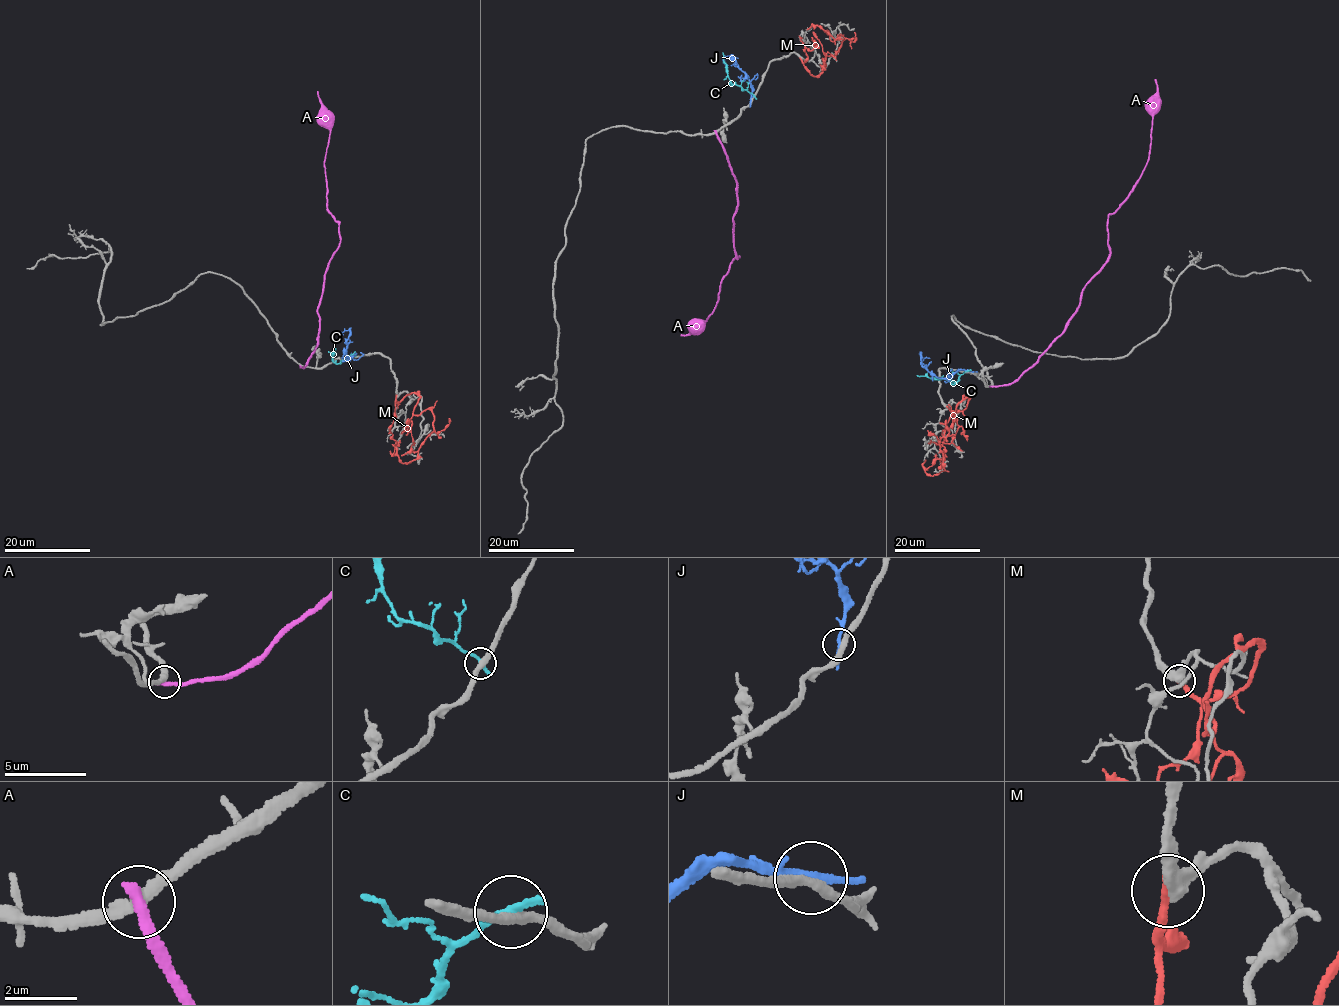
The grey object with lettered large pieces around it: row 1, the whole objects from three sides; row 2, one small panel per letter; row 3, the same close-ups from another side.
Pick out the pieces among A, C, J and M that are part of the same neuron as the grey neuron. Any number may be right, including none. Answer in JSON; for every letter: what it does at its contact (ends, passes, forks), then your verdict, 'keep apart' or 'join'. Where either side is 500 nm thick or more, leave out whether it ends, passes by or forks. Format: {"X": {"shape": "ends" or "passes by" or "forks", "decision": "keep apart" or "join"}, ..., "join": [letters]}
{"A": {"shape": "ends", "decision": "keep apart"}, "C": {"shape": "ends", "decision": "keep apart"}, "J": {"shape": "forks", "decision": "keep apart"}, "M": {"shape": "ends", "decision": "keep apart"}, "join": []}

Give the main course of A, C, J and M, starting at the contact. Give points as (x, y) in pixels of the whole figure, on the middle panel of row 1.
A: (715, 132), (736, 183), (732, 229), (739, 257), (733, 258), (705, 321), (680, 335)
C: (753, 95), (728, 77), (722, 52)
J: (750, 100), (752, 86), (732, 55), (725, 59), (728, 65)
M: (800, 58), (810, 74), (819, 74), (822, 58), (844, 39), (818, 25), (807, 29)

